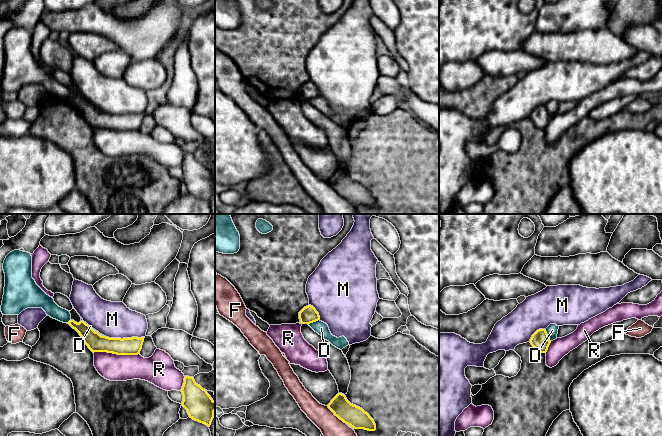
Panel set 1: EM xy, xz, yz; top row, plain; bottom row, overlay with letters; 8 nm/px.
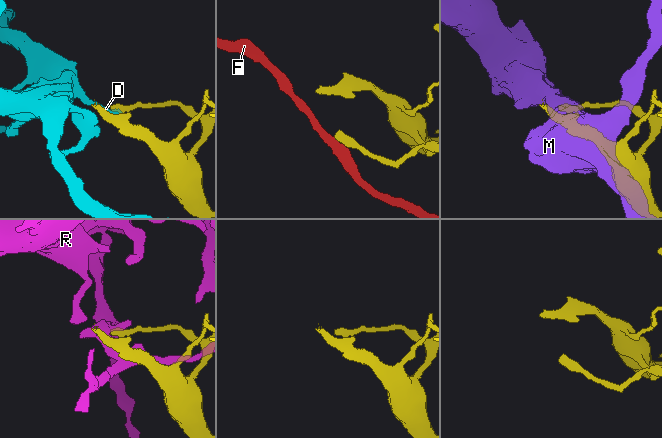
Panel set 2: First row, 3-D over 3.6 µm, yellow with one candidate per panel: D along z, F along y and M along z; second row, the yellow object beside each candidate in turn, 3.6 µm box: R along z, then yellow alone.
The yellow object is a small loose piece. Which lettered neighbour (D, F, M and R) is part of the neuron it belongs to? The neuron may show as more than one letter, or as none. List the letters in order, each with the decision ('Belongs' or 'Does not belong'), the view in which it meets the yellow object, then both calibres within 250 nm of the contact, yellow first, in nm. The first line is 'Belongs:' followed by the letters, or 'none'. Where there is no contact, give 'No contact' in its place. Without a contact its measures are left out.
Belongs: none
D: Does not belong. Touches yellow in yz. Thickness 150 nm (yellow) against 100 nm
F: Does not belong. Touches yellow in xz. Thickness 170 nm (yellow) against 180 nm
M: Does not belong. Touches yellow in xy. Thickness 140 nm (yellow) against 280 nm
R: Does not belong. Touches yellow in xy. Thickness 140 nm (yellow) against 220 nm

